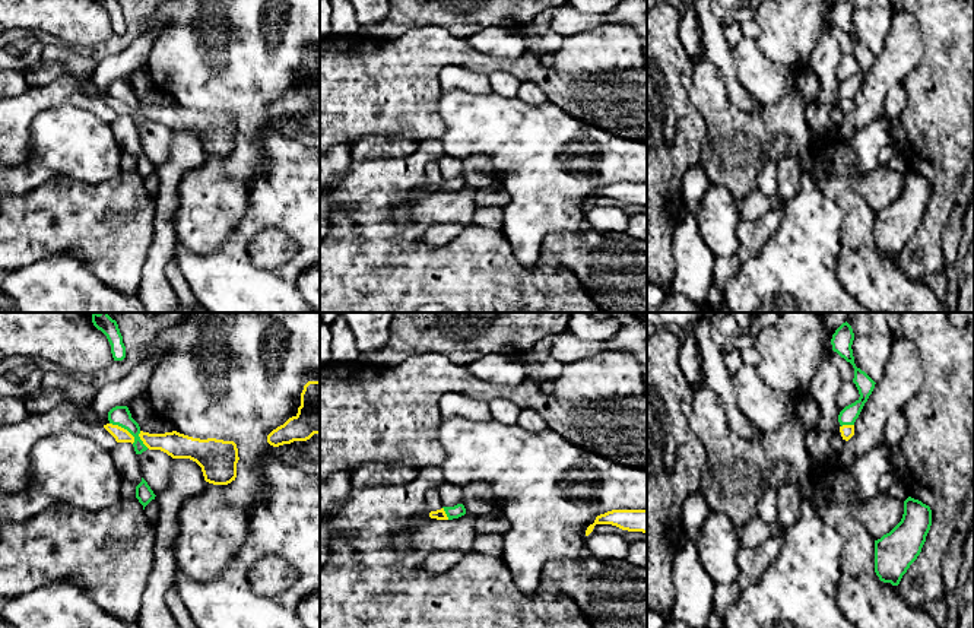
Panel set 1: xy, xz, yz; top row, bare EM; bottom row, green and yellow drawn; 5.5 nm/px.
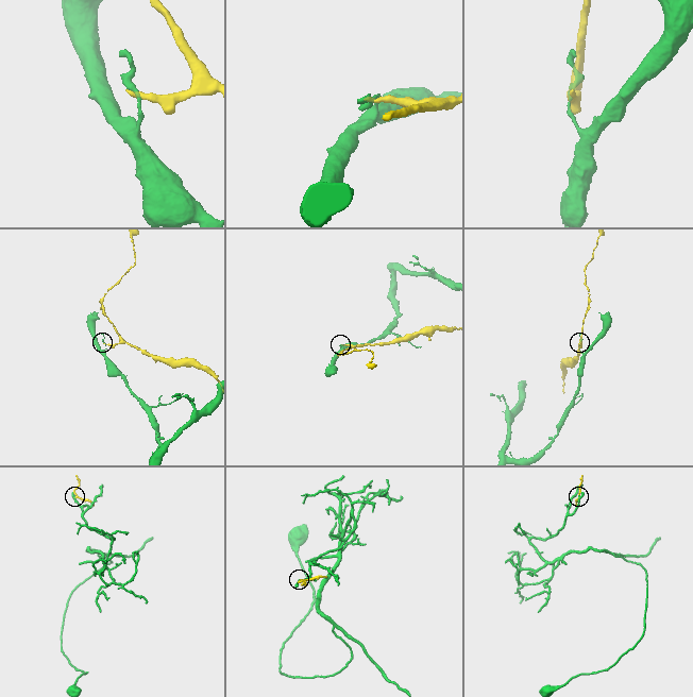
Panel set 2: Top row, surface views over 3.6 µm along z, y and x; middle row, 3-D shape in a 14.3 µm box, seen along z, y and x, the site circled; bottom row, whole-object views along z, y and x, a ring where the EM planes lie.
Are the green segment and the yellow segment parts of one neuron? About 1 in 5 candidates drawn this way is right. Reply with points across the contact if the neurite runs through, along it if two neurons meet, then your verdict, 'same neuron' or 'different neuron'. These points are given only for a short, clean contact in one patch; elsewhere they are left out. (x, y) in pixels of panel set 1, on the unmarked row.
border along xy (110, 95), (123, 100), (135, 114); different neuron

